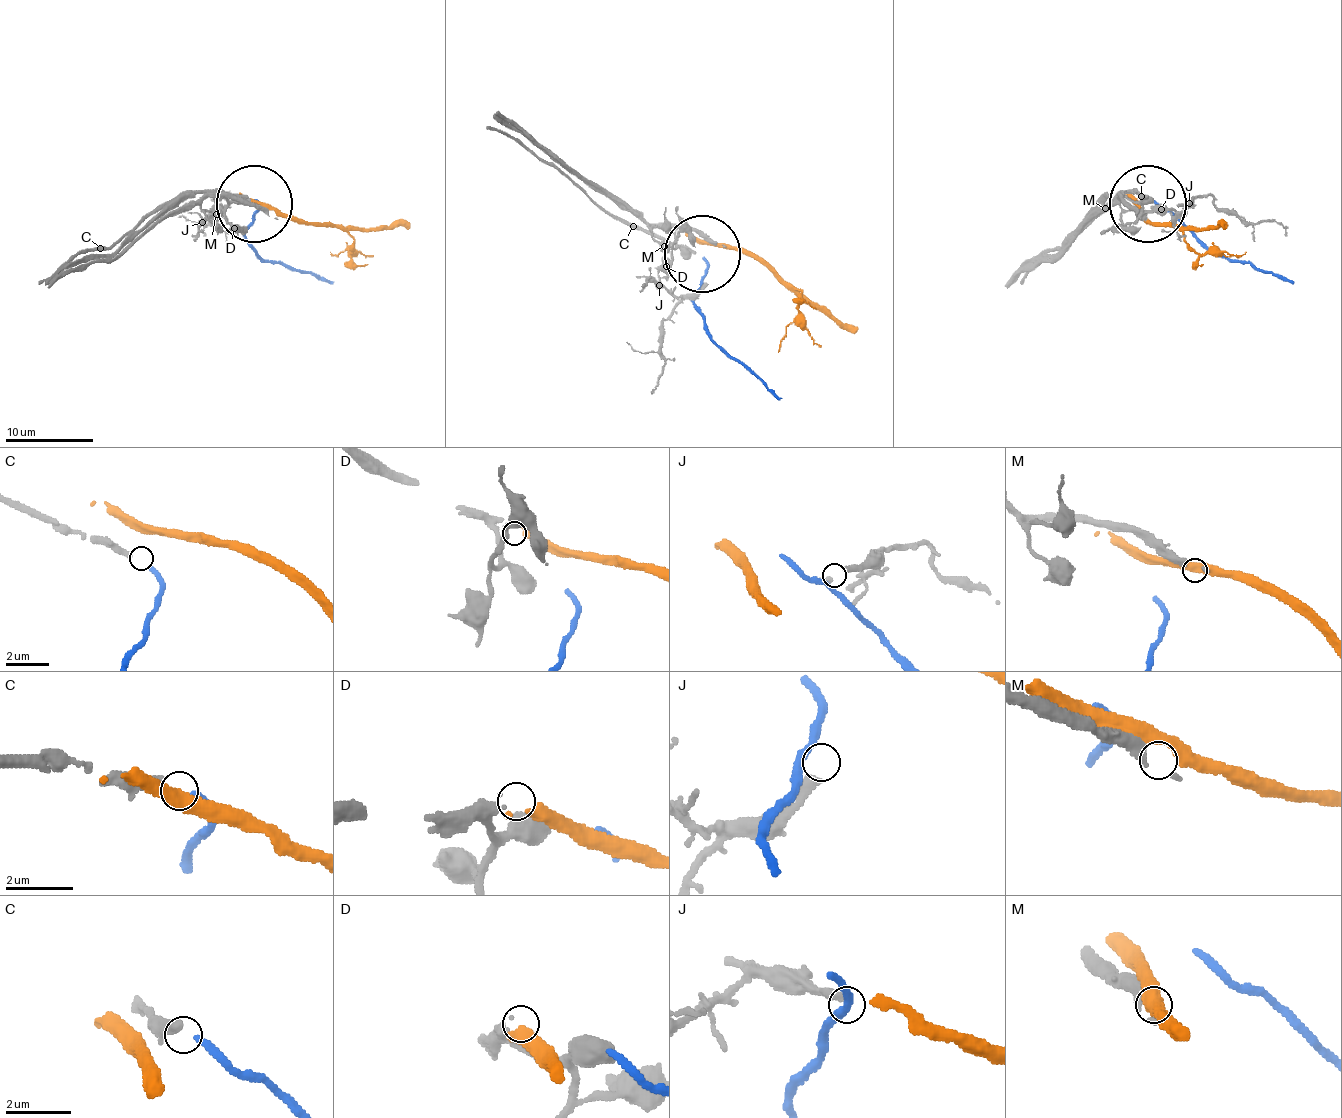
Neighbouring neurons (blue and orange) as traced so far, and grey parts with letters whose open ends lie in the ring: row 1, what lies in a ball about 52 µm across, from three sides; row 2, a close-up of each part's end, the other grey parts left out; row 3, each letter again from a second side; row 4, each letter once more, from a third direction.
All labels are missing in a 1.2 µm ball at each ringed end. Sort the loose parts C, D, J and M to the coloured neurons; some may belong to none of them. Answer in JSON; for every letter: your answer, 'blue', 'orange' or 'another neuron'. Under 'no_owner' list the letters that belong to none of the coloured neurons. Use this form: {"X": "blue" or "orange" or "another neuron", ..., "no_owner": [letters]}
{"C": "blue", "D": "orange", "J": "another neuron", "M": "another neuron", "no_owner": ["J", "M"]}

